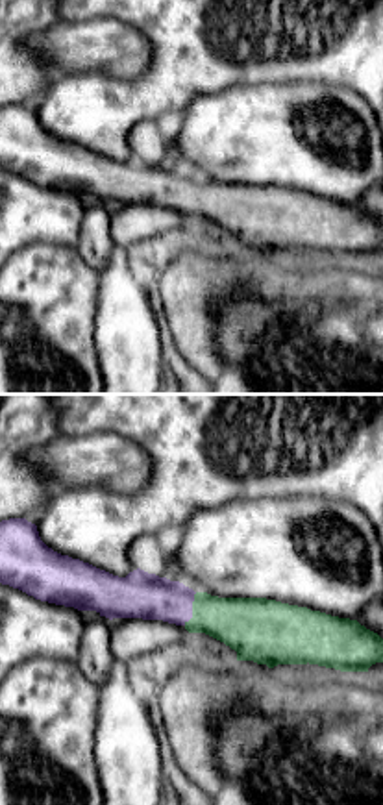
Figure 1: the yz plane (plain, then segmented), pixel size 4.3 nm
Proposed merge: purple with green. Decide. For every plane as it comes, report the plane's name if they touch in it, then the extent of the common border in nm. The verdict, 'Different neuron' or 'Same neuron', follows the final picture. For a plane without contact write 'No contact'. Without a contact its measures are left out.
Touches purple in yz. Shared border 160 nm

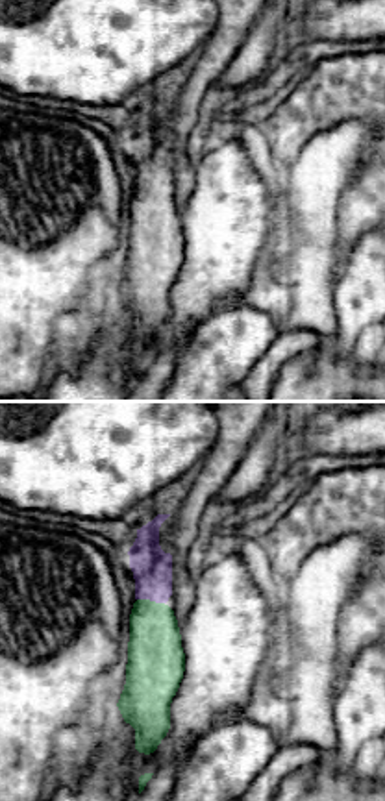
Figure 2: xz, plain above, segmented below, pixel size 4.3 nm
Touches purple in xz. Shared border 120 nm

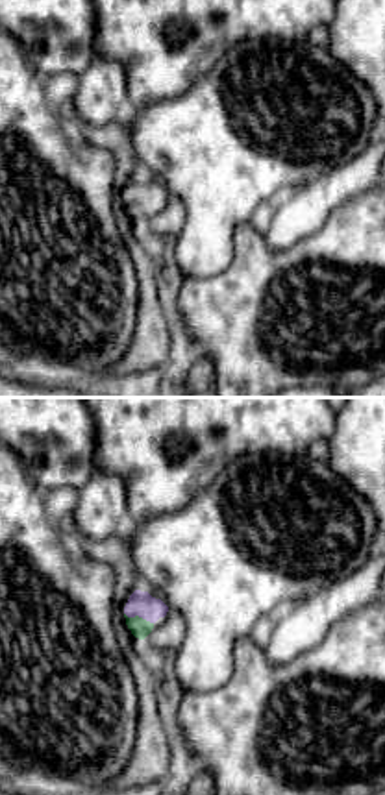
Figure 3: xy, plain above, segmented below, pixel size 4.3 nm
Touches purple in xy. Shared border 140 nm

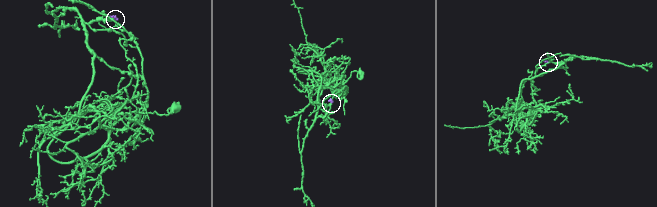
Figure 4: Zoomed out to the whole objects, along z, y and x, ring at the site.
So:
Same neuron

